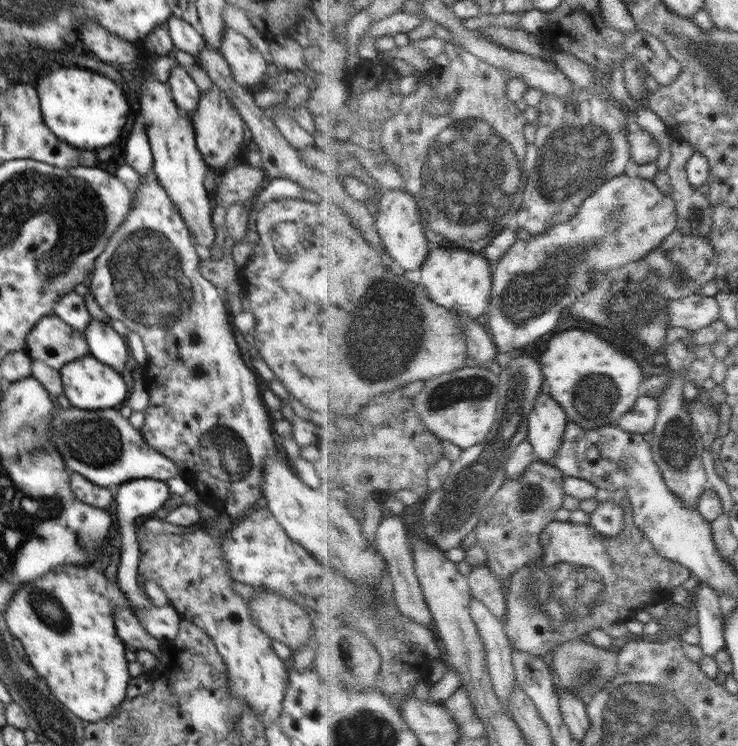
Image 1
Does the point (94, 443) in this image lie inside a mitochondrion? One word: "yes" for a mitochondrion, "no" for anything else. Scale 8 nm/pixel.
yes

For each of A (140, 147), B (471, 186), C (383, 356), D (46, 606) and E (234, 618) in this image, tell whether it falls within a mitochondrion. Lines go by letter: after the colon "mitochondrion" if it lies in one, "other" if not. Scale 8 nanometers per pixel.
A: other
B: mitochondrion
C: mitochondrion
D: mitochondrion
E: other

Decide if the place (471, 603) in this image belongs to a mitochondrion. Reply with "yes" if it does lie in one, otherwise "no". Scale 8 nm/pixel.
no

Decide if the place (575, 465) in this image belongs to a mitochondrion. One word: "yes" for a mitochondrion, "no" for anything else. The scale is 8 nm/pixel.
no

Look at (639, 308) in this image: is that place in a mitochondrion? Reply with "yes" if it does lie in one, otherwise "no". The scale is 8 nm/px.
yes

